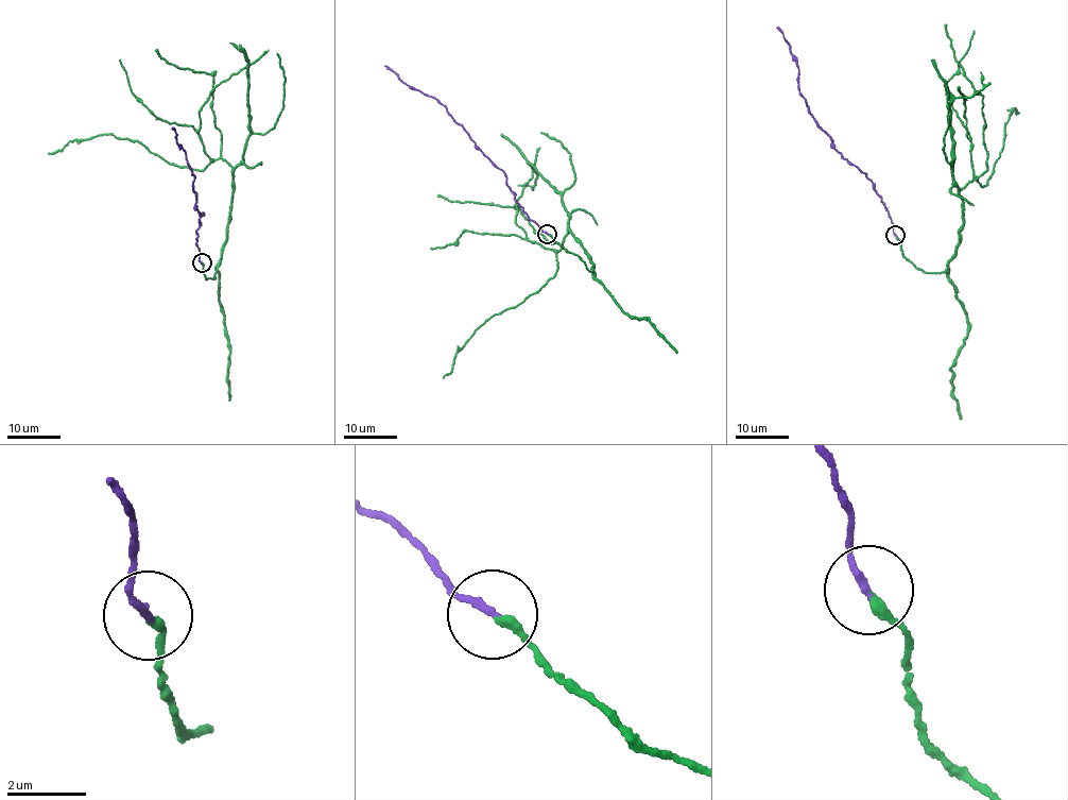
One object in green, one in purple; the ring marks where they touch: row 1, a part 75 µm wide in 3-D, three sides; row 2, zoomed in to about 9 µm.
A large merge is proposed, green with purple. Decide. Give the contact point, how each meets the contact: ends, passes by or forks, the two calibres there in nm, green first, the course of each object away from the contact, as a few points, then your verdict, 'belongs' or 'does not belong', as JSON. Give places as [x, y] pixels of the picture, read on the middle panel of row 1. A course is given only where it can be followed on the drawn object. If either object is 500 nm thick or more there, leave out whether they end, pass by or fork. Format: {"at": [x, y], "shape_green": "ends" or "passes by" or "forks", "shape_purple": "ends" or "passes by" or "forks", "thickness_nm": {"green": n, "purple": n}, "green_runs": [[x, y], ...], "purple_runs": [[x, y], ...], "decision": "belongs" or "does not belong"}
{"at": [547, 234], "shape_green": "ends", "shape_purple": "ends", "thickness_nm": {"green": 200, "purple": 180}, "green_runs": [[547, 233], [591, 273], [592, 265], [569, 230], [552, 277], [474, 332], [444, 378]], "purple_runs": [[547, 233], [528, 218], [505, 183], [503, 172], [487, 158], [447, 108], [437, 100], [411, 88], [384, 65]], "decision": "belongs"}

